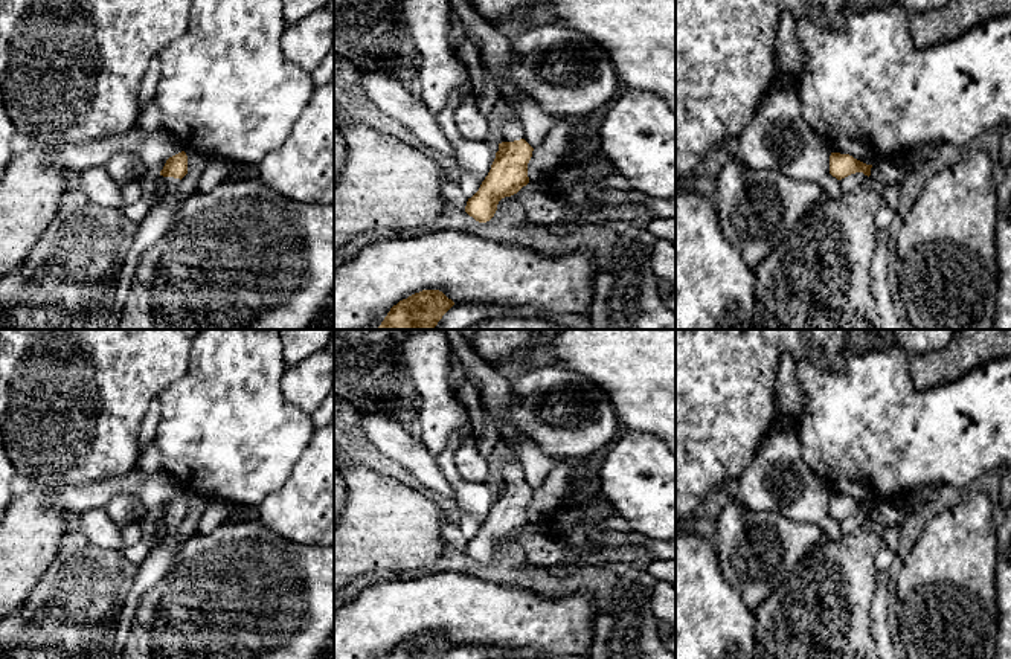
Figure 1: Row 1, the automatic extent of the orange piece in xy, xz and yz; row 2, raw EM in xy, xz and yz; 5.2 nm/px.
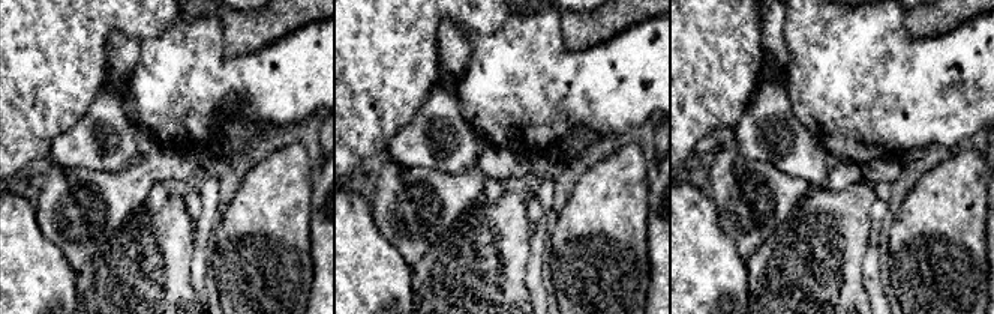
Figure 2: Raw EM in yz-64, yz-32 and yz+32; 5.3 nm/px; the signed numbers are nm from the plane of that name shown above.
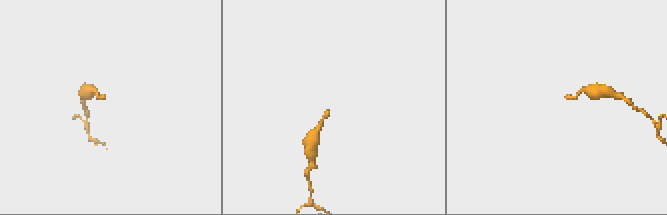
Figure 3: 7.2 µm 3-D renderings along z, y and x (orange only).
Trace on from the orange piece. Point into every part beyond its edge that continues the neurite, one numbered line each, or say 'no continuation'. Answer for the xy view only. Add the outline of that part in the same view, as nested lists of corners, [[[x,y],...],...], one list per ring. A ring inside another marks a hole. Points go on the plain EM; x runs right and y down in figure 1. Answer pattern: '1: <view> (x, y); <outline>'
1: xy (170, 527); [[[157,517],[160,534],[174,535],[180,528],[180,520]]]

